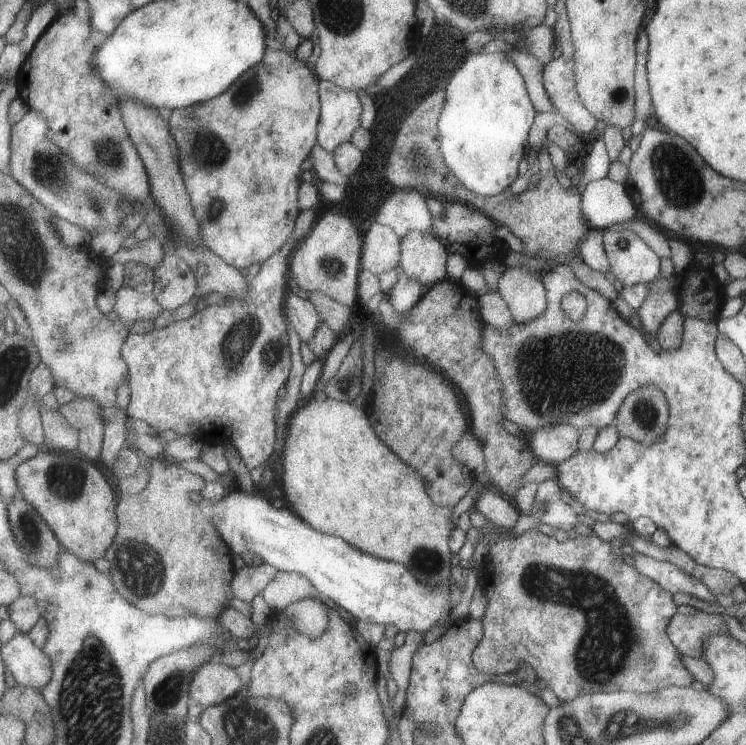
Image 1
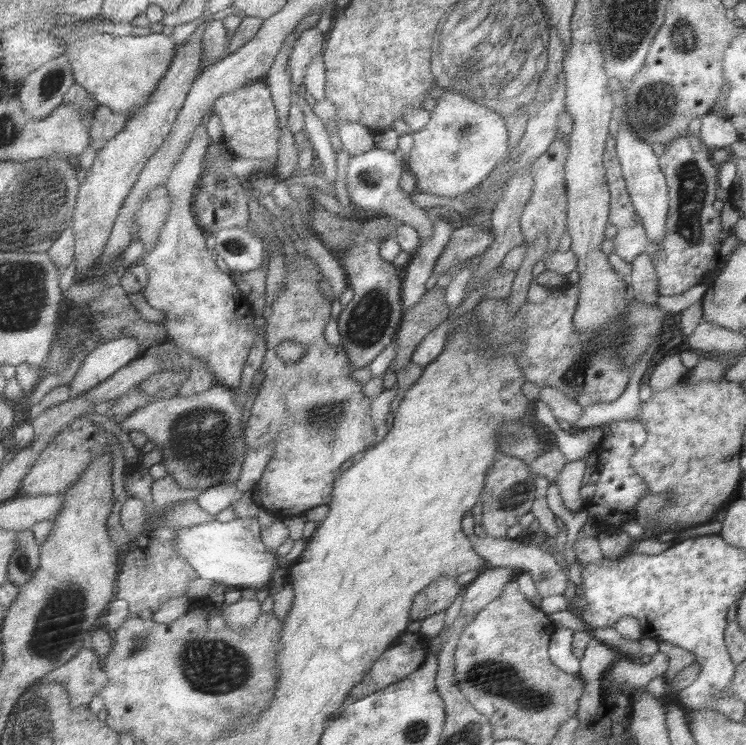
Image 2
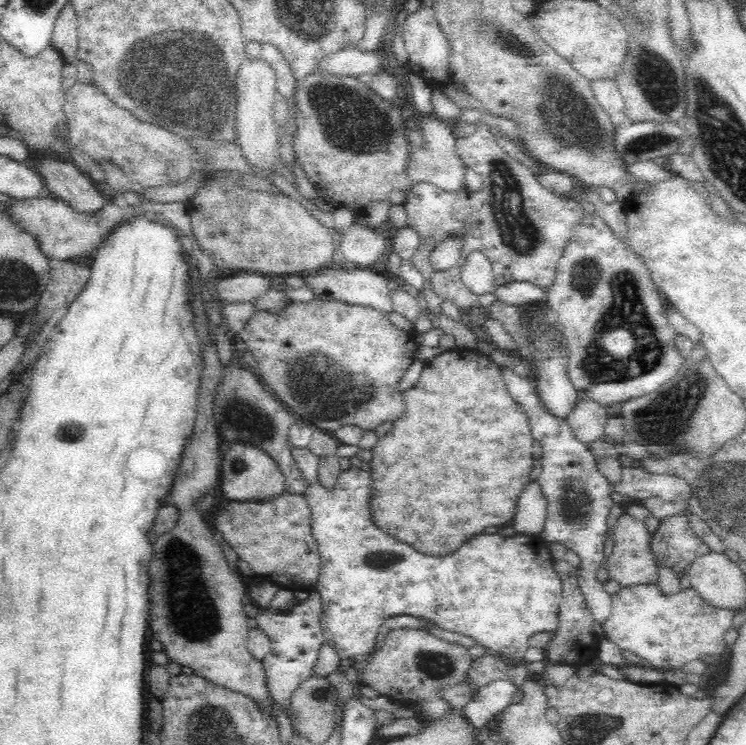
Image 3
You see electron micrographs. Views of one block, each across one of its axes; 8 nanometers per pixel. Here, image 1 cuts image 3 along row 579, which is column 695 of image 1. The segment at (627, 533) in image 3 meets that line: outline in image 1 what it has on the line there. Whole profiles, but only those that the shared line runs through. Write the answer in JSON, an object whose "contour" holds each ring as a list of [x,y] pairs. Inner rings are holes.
{"contour":[[[695,612],[691,616],[675,614],[667,624],[667,638],[681,652],[681,656],[703,658],[703,644],[711,636],[729,636],[729,626],[725,624],[725,616]]]}

